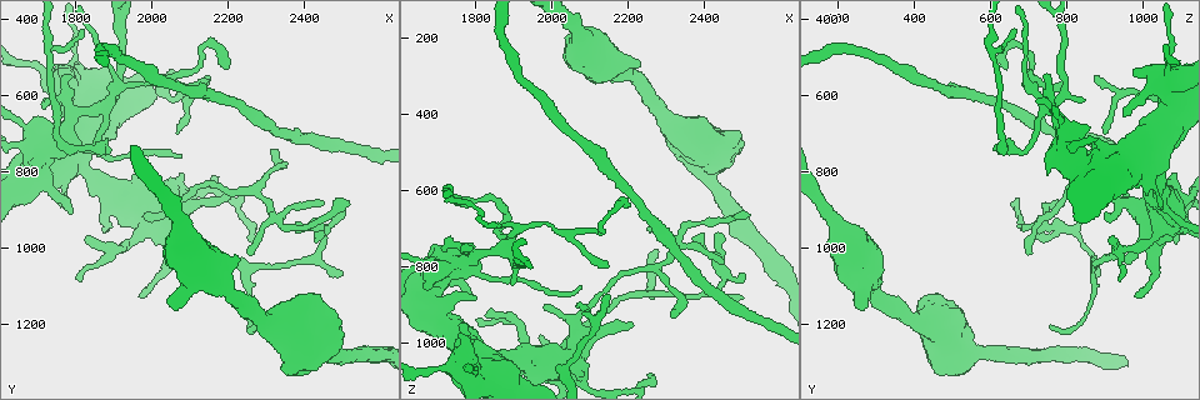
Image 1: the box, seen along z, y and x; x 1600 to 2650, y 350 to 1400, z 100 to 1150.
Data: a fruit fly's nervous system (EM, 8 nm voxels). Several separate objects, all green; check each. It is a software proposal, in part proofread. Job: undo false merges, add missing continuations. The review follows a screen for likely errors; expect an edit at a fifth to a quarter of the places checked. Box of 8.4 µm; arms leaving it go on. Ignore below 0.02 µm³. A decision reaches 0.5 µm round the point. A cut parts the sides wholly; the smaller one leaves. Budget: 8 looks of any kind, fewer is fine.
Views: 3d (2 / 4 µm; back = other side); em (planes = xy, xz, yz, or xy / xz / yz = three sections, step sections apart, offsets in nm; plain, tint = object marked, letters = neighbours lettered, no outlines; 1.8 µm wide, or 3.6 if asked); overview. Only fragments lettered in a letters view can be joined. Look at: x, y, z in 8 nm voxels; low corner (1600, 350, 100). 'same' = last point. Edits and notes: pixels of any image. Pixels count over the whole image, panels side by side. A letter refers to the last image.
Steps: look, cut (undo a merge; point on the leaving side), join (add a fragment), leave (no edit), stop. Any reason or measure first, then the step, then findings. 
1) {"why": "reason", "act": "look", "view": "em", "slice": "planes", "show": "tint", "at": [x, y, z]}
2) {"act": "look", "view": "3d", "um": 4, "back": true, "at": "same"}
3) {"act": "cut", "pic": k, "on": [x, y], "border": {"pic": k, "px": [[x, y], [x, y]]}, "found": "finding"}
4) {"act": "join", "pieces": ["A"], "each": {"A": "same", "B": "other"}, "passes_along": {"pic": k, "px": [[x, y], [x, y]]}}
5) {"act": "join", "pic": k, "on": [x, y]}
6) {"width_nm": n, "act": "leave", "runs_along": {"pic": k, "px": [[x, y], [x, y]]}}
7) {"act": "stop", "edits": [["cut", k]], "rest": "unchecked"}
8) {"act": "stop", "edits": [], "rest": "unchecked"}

{"why": "free end", "act": "look", "view": "em", "slice": "xz", "step": 8, "show": "tint", "at": [1795, 910, 875]}

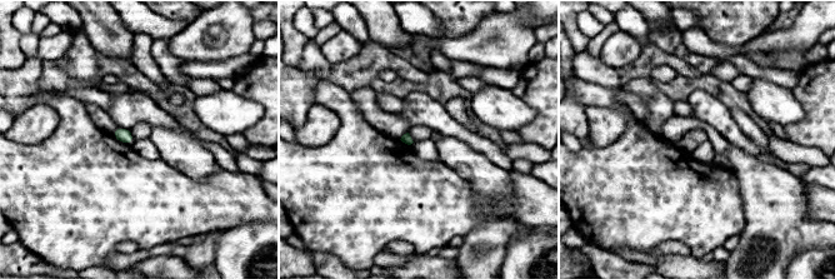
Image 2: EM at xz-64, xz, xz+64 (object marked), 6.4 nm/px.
{"act": "look", "view": "em", "slice": "planes", "show": "letters", "at": "same"}

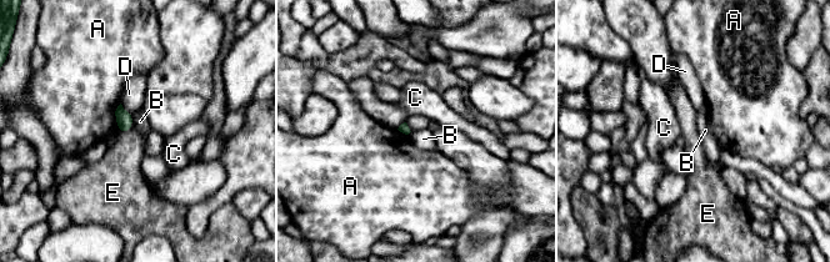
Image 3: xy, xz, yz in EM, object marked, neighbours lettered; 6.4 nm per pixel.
{"act": "leave", "each": {"A": "other", "B": "other", "C": "other", "D": "other", "E": "other"}, "border": {"pic": 3, "px": [[133, 126], [120, 134]]}, "found": "none of them fits"}

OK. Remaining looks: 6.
{"why": "thin end", "act": "look", "view": "em", "slice": "planes", "show": "letters", "at": [2515, 885, 665]}

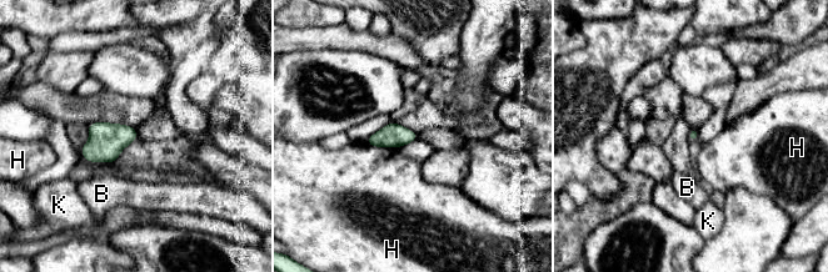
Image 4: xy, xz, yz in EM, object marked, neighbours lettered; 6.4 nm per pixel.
{"width_nm": 70, "act": "leave", "each": {"B": "other", "H": "other", "K": "other"}, "border": {"pic": 4, "px": [[364, 142], [397, 149]]}, "found": "no lettered fragment goes on from it"}

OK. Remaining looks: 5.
{"why": "small branch off a trunk", "act": "look", "view": "em", "um": 3.6, "slice": "xz", "step": 16, "show": "tint", "at": [2025, 950, 1045]}

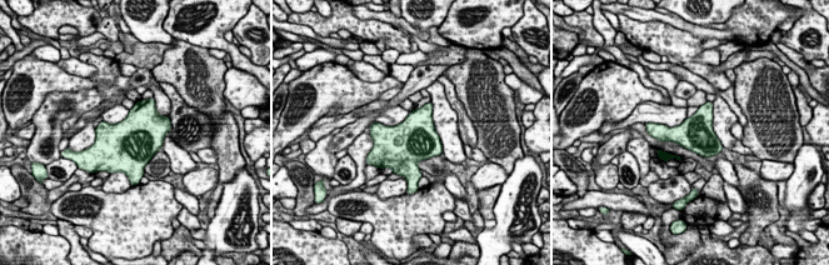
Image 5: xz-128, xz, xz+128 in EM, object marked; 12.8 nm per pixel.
{"why": "another direction", "act": "look", "view": "em", "um": 3.6, "slice": "planes", "show": "tint", "at": "same"}

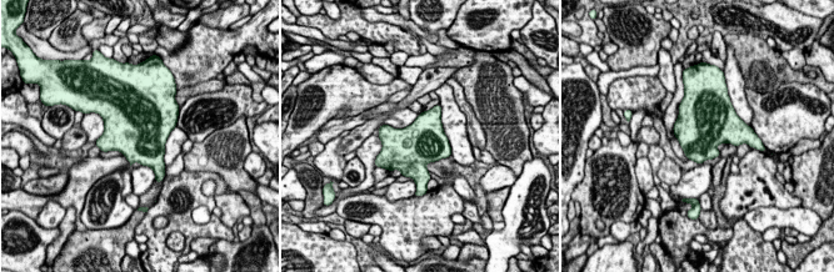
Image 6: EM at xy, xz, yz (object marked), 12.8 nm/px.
{"why": "see the neighbours", "act": "look", "view": "em", "um": 3.6, "slice": "planes", "show": "letters", "at": "same"}

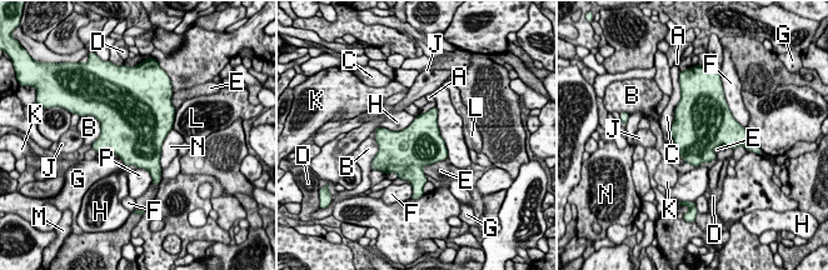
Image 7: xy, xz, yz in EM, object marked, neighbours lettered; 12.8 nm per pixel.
{"act": "leave", "each": {"A": "other", "B": "other", "C": "other", "D": "other", "E": "other", "F": "other", "G": "other", "H": "other", "J": "other", "K": "other", "L": "other", "M": "other", "N": "other", "P": "other"}, "border": {"pic": 7, "px": [[415, 116], [399, 130], [379, 128]]}, "found": "continuous, no second cell"}

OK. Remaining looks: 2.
{"act": "stop", "edits": [], "rest": "unchecked"}

